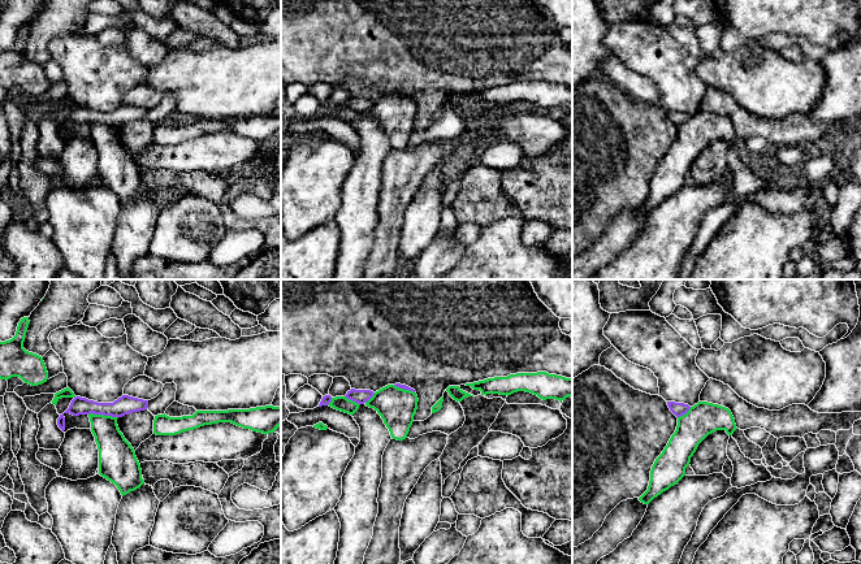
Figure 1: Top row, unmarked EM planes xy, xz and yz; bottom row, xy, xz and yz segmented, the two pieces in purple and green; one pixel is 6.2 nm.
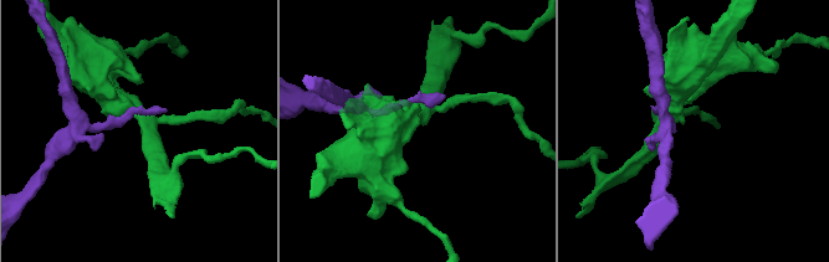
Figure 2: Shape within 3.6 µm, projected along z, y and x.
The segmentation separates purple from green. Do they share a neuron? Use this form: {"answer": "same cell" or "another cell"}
{"answer": "same cell"}

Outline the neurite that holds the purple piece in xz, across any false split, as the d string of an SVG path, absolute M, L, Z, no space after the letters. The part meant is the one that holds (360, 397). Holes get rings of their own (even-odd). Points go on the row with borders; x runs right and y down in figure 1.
M351 389L350 391L347 391L347 394L345 395L347 399L358 403L358 404L364 404L365 402L368 402L372 396L373 396L373 391L371 390L355 390Z

